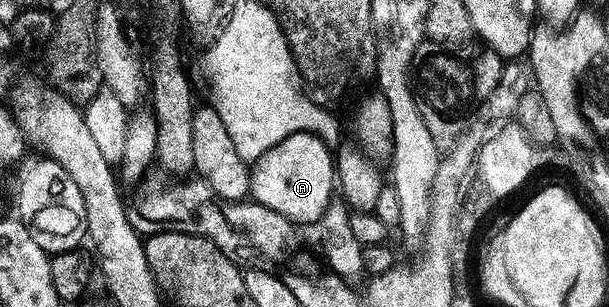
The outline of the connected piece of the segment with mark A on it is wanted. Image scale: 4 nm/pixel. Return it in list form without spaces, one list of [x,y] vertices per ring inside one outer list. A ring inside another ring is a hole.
[[[296,135],[275,145],[271,153],[252,164],[251,174],[252,198],[267,209],[287,217],[294,225],[320,224],[339,187],[334,152],[318,135]]]

